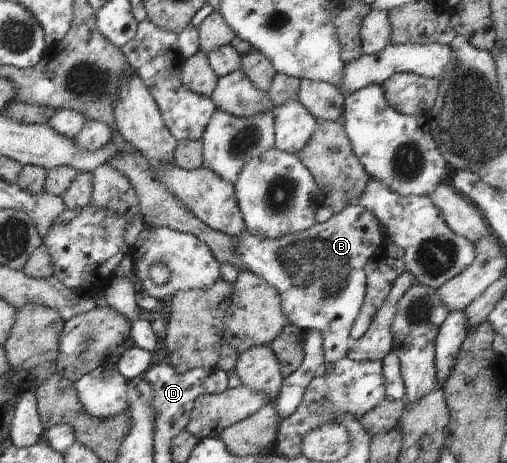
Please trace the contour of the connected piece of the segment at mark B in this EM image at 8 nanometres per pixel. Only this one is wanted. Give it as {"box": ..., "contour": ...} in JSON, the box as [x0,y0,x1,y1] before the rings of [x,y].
{"box":[236,205,382,366],"contour":[[[361,205],[347,206],[333,214],[326,222],[288,236],[272,240],[245,230],[236,236],[236,252],[245,267],[255,275],[270,283],[280,295],[282,310],[288,323],[304,330],[321,333],[325,365],[333,366],[336,361],[345,358],[351,348],[350,329],[359,313],[366,294],[365,264],[382,244],[382,231],[378,219]]]}

